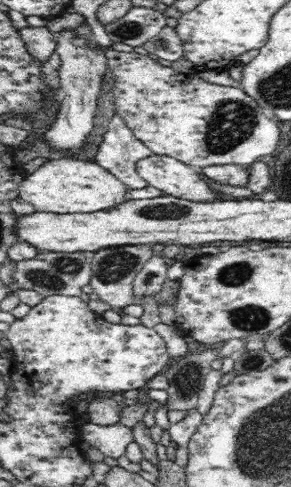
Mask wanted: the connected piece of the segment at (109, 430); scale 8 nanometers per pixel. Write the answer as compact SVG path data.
M86 422L80 427L79 436L80 442L86 441L92 447L99 448L109 462L116 462L134 441L131 428L120 422L108 426Z

